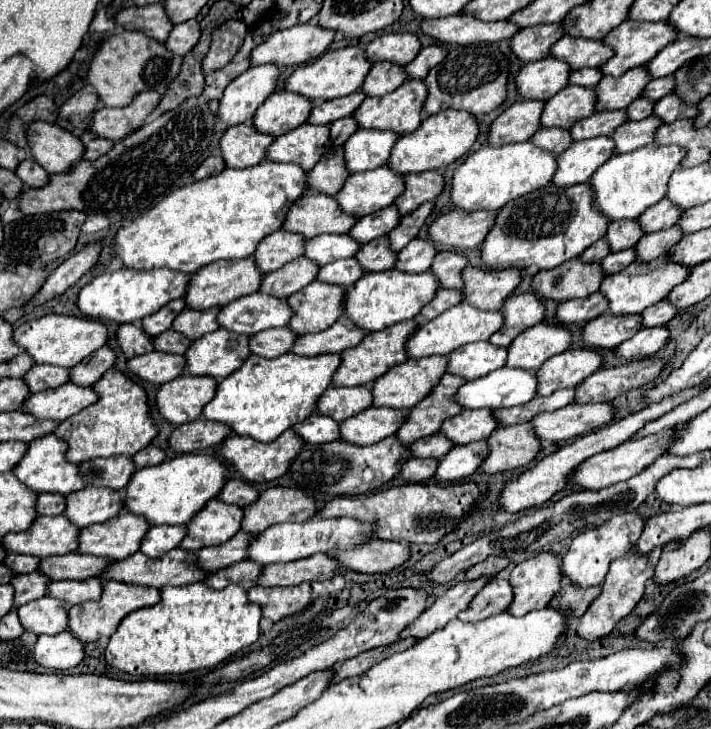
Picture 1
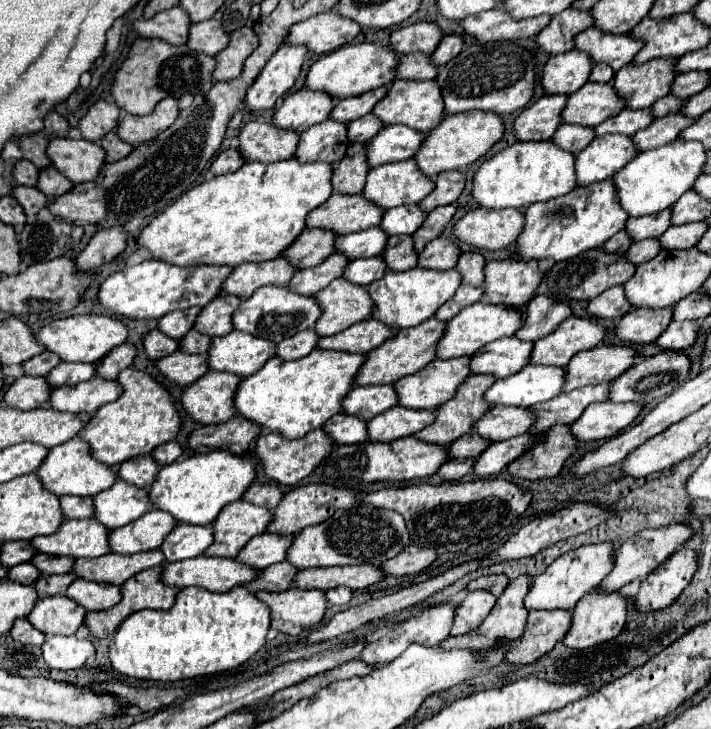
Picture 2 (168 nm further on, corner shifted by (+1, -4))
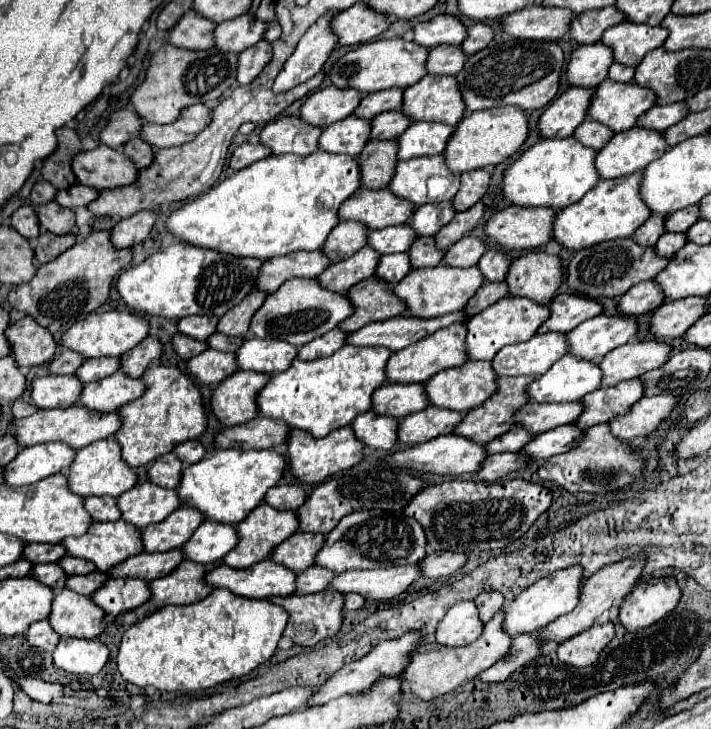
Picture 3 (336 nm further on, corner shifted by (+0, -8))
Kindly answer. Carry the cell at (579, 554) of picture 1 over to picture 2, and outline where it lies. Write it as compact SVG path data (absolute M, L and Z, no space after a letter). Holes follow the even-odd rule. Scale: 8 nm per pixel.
M604 540L598 544L584 544L562 554L546 568L544 574L534 578L532 588L524 600L526 608L528 610L554 610L554 608L572 610L582 596L586 596L608 576L608 572L612 570L614 554L616 554L616 546L612 540Z

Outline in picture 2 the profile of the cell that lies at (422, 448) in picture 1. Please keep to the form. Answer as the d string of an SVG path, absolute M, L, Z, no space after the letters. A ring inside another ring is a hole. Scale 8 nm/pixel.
M466 434L466 436L454 440L454 442L448 446L448 456L450 456L450 458L460 458L460 456L464 456L464 458L474 458L474 456L478 456L488 444L490 444L490 442L480 440L480 436L476 436L476 434Z

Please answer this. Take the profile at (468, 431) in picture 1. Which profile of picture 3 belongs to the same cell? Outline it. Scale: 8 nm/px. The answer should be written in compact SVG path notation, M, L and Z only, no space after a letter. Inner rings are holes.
M529 402L521 412L517 412L515 420L519 426L531 430L533 434L541 434L553 430L563 424L573 424L583 412L581 402L565 402L565 404L547 404L547 402Z

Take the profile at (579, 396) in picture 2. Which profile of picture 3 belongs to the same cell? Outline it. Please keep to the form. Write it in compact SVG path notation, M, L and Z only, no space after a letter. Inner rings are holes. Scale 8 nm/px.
M639 378L591 392L583 400L585 412L577 420L579 428L591 428L595 424L611 422L615 416L625 416L631 410L631 406L643 398L643 392L645 386Z

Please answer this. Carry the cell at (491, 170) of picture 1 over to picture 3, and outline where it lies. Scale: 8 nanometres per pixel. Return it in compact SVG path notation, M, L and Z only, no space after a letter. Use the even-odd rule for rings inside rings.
M573 136L541 140L505 170L503 196L517 206L551 206L555 210L567 208L599 184L601 176L595 168L595 156L597 150L583 146Z

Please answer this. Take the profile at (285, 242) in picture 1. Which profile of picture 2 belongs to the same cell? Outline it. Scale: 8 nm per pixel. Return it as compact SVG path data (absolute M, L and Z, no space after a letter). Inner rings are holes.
M306 228L280 256L286 258L296 270L304 270L320 264L324 258L332 254L332 240L332 232Z

